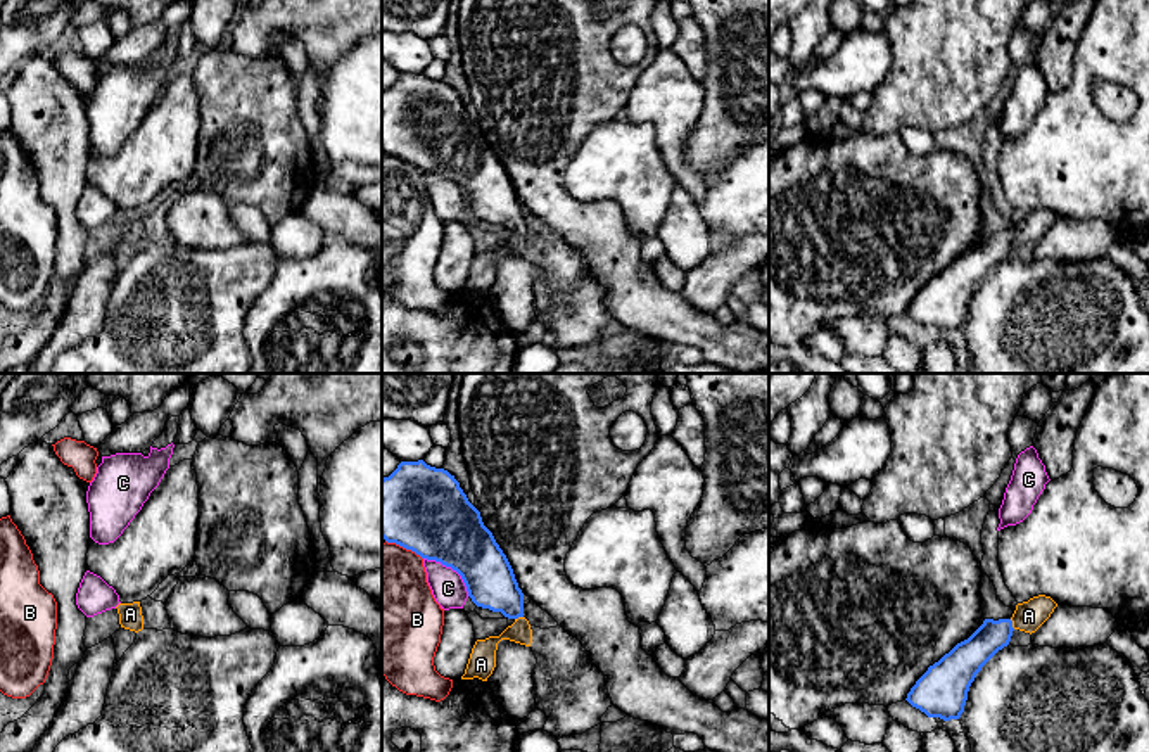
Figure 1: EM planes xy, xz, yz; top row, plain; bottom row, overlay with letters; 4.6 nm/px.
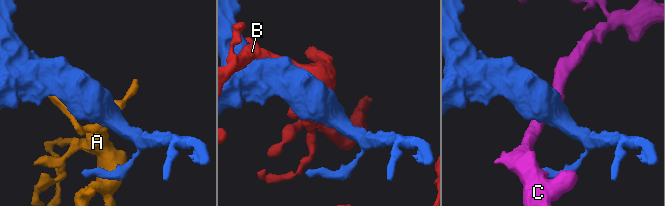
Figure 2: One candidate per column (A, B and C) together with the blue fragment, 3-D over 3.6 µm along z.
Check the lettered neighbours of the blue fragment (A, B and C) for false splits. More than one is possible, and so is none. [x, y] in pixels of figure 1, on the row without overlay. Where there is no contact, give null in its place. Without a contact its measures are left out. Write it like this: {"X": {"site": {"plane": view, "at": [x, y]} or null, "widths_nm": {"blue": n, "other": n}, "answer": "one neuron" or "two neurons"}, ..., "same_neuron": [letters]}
{"A": {"site": {"plane": "yz", "at": [1011, 237]}, "widths_nm": {"blue": 160, "other": 140}, "answer": "one neuron"}, "B": {"site": {"plane": "xz", "at": [405, 159]}, "widths_nm": {"blue": 400, "other": 440}, "answer": "two neurons"}, "C": {"site": {"plane": "xz", "at": [451, 180]}, "widths_nm": {"blue": 360, "other": 160}, "answer": "two neurons"}, "same_neuron": ["A"]}

